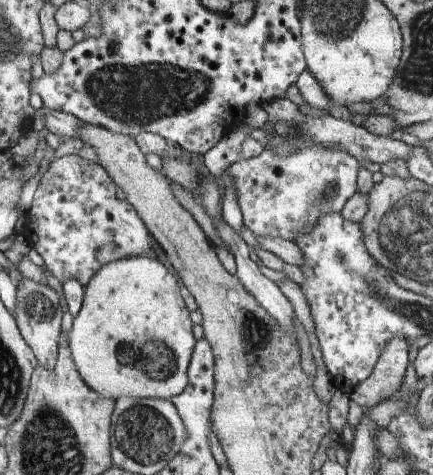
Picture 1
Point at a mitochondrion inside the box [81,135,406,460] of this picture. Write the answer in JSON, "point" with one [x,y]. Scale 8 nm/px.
{"point":[151,359]}

